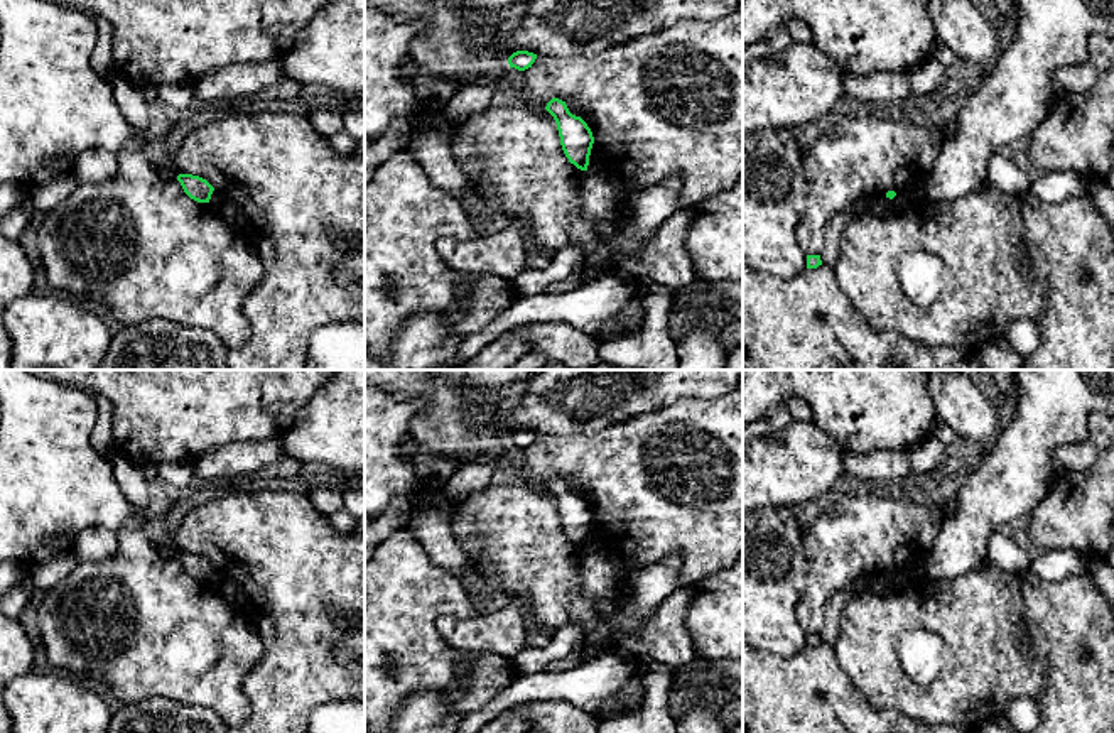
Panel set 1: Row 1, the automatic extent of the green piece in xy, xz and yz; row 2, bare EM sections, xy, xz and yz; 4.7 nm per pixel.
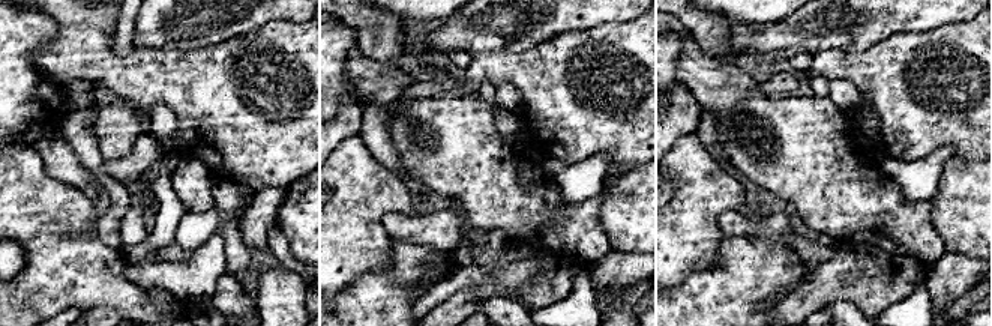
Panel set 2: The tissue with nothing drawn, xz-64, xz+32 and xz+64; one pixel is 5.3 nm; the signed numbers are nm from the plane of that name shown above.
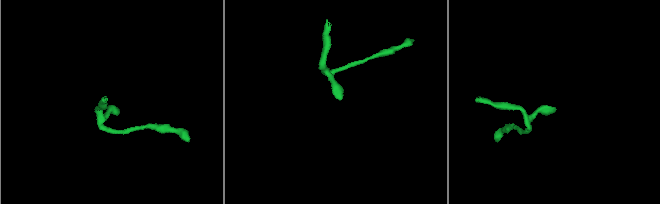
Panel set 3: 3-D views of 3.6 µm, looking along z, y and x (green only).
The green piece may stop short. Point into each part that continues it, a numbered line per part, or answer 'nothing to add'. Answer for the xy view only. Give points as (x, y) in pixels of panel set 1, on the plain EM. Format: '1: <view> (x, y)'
nothing to add

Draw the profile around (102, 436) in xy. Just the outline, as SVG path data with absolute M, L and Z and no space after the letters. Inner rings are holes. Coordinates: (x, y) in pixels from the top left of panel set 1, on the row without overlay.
M93 394L98 419L91 431L91 446L105 454L110 456L113 449L113 405L108 399L100 394Z

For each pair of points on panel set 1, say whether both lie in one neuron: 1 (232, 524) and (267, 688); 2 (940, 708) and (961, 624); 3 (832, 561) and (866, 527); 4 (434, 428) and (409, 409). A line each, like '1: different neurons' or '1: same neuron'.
1: same neuron
2: same neuron
3: same neuron
4: different neurons

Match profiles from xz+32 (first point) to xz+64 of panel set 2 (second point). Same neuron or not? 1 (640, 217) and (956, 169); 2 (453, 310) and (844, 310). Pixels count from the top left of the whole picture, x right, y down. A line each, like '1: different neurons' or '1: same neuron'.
1: same neuron
2: different neurons

